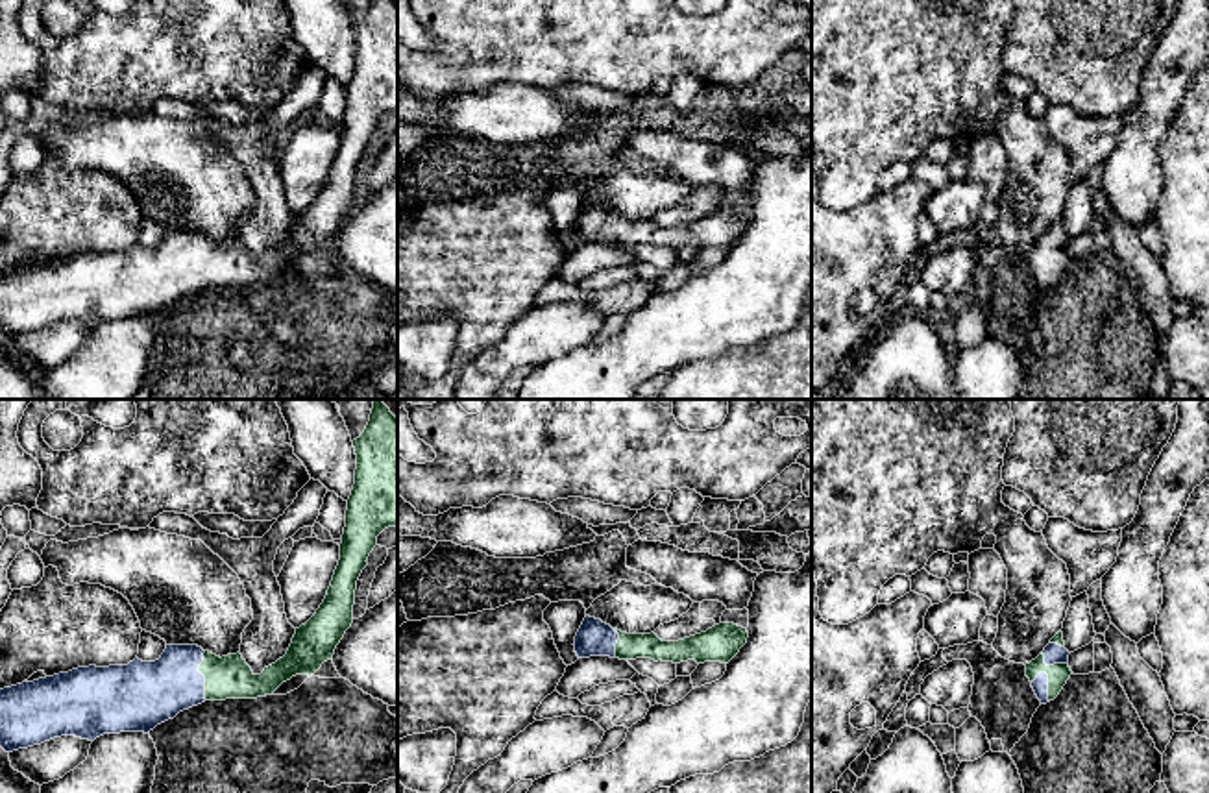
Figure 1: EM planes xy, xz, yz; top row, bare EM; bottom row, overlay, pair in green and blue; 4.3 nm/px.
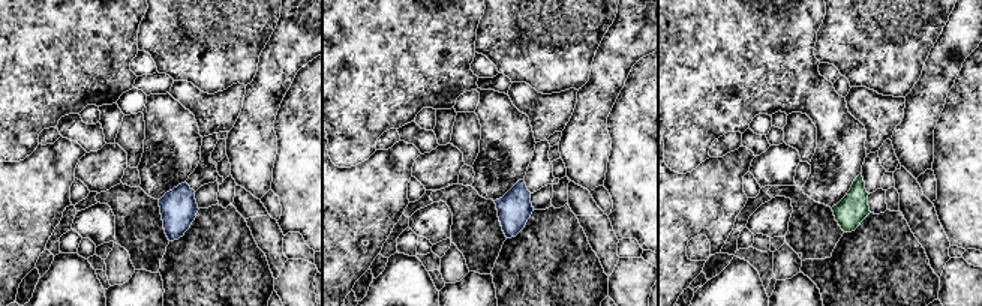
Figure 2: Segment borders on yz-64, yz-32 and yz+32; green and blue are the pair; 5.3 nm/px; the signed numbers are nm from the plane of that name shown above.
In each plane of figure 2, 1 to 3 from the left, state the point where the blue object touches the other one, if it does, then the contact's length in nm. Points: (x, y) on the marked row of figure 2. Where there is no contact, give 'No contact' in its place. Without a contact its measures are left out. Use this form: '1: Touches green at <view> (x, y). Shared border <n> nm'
1: No contact
2: No contact
3: No contact

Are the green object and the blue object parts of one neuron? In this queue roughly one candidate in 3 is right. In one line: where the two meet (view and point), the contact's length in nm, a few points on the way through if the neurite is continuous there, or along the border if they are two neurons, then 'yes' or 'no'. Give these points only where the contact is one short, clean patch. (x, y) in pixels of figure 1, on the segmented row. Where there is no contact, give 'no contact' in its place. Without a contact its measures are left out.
meets green in xy at (202, 673); contact 220 nm long; runs through xy (230, 677), (202, 673), (185, 675), (148, 694); yes

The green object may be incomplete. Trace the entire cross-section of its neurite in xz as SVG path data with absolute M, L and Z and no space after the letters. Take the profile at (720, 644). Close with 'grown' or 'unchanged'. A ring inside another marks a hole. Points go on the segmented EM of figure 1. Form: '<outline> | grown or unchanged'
M586 616L573 645L579 658L610 656L619 660L651 658L673 664L688 660L728 664L747 643L747 638L747 628L734 623L719 623L706 632L678 641L662 641L654 632L627 634Z | grown

